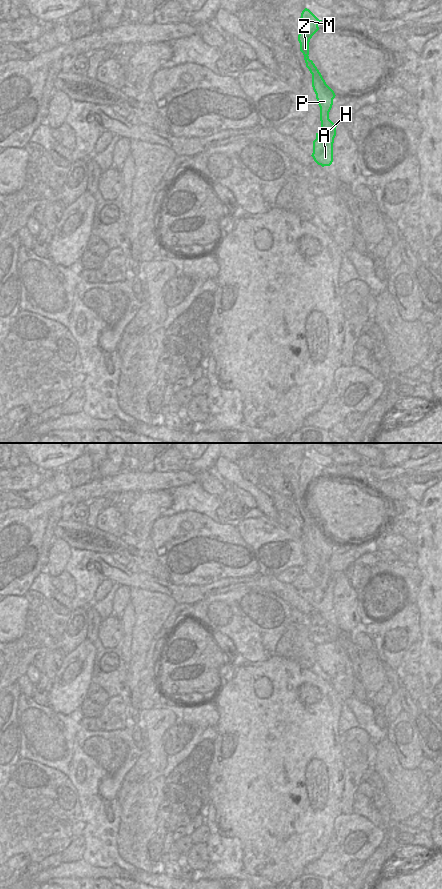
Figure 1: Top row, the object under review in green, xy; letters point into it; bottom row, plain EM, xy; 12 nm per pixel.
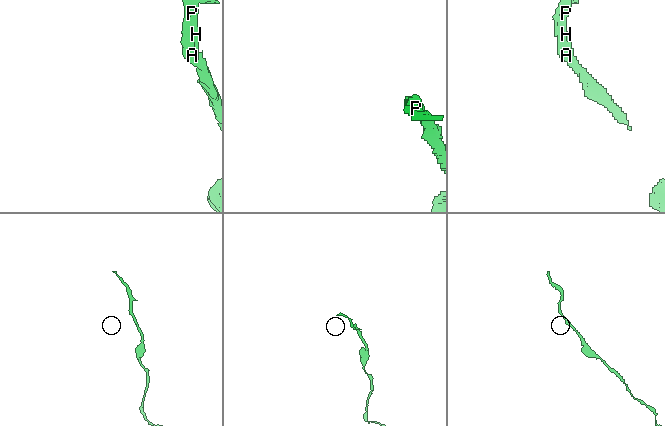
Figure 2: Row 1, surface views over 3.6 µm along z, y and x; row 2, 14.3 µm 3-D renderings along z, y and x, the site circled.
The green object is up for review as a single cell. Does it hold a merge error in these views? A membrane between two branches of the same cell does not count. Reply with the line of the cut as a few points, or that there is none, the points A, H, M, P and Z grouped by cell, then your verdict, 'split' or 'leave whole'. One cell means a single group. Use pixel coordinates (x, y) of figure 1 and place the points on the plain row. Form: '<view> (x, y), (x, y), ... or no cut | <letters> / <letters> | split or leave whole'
no cut | A H M P Z | leave whole

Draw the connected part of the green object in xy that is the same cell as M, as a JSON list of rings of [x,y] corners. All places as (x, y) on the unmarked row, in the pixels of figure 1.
[[[305,456],[298,470],[300,478],[298,489],[300,491],[300,499],[304,503],[306,515],[312,522],[312,535],[320,555],[321,578],[319,581],[316,581],[311,604],[318,613],[324,615],[330,614],[333,610],[333,591],[337,573],[329,567],[329,560],[336,543],[326,532],[321,521],[308,504],[310,487],[319,478],[318,471],[320,469],[322,468],[319,468],[309,457]]]

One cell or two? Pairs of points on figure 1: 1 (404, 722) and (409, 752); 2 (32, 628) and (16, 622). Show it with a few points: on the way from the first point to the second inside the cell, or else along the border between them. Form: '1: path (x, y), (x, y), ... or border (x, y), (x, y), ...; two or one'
1: path (404, 729), (404, 738), (407, 745); one
2: border (28, 602), (25, 630), (20, 637), (10, 642); two

